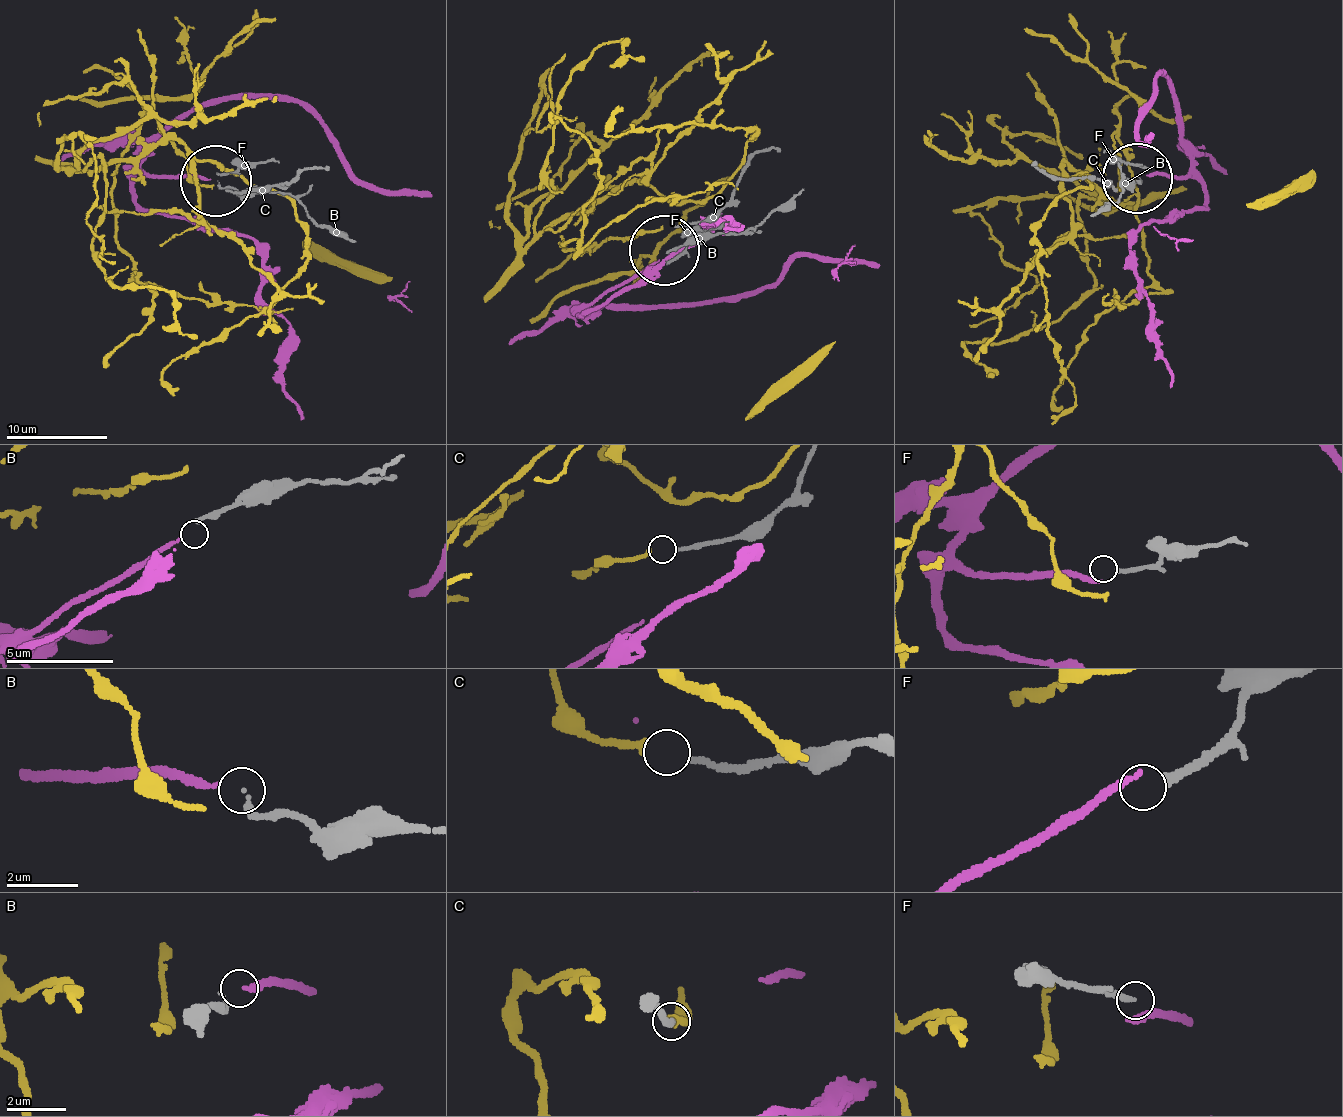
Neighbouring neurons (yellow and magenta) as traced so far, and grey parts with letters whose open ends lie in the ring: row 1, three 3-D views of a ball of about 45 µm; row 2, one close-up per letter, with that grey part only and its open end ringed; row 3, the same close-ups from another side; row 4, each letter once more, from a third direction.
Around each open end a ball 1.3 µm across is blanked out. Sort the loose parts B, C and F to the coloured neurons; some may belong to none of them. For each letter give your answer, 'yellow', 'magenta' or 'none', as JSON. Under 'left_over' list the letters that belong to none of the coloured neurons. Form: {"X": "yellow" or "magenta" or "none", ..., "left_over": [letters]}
{"B": "magenta", "C": "yellow", "F": "none", "left_over": ["F"]}

